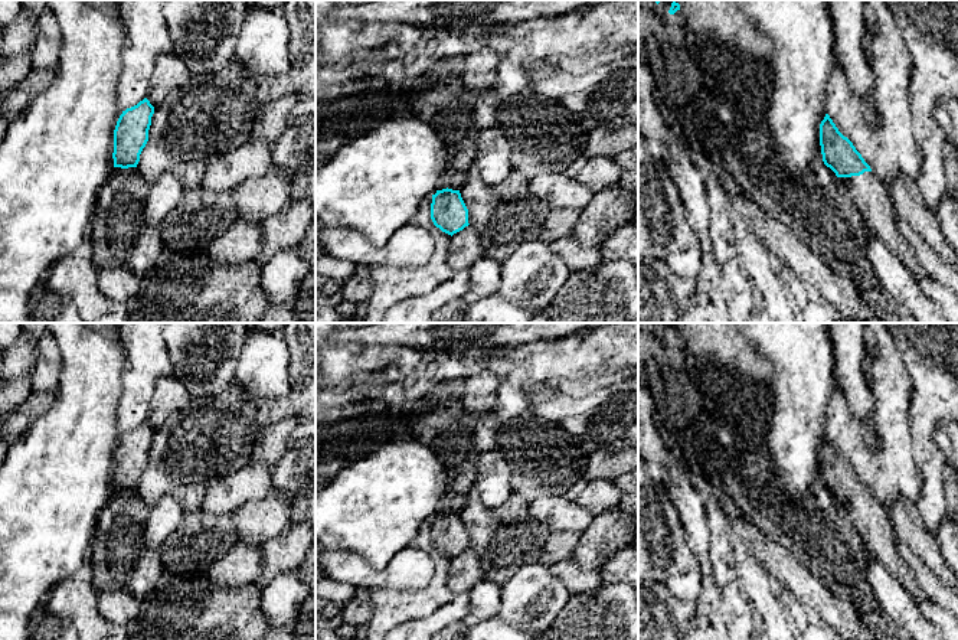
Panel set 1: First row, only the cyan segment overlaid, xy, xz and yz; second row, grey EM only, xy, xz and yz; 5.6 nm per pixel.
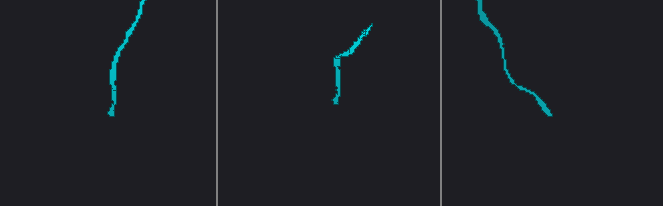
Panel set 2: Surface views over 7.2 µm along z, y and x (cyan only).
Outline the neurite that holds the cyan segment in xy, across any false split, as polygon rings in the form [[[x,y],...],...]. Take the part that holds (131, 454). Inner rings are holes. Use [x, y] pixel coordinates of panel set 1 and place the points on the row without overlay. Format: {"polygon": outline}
{"polygon": [[[147,421],[122,434],[114,453],[114,490],[137,490],[148,464],[153,437],[154,430]]]}

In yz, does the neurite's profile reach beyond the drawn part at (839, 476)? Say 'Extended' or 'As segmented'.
Extended

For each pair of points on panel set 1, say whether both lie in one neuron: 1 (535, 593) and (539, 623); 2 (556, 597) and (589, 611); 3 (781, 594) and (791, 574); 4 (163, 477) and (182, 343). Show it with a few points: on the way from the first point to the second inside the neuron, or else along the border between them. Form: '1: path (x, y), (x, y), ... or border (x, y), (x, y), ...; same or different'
1: path (535, 600), (535, 611), (539, 616); same
2: border (571, 596), (551, 624); different
3: border (768, 572), (811, 609); different
4: path (195, 444), (205, 434), (203, 376); same

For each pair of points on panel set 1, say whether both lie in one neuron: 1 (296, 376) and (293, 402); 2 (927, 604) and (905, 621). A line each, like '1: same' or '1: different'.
1: different
2: different

